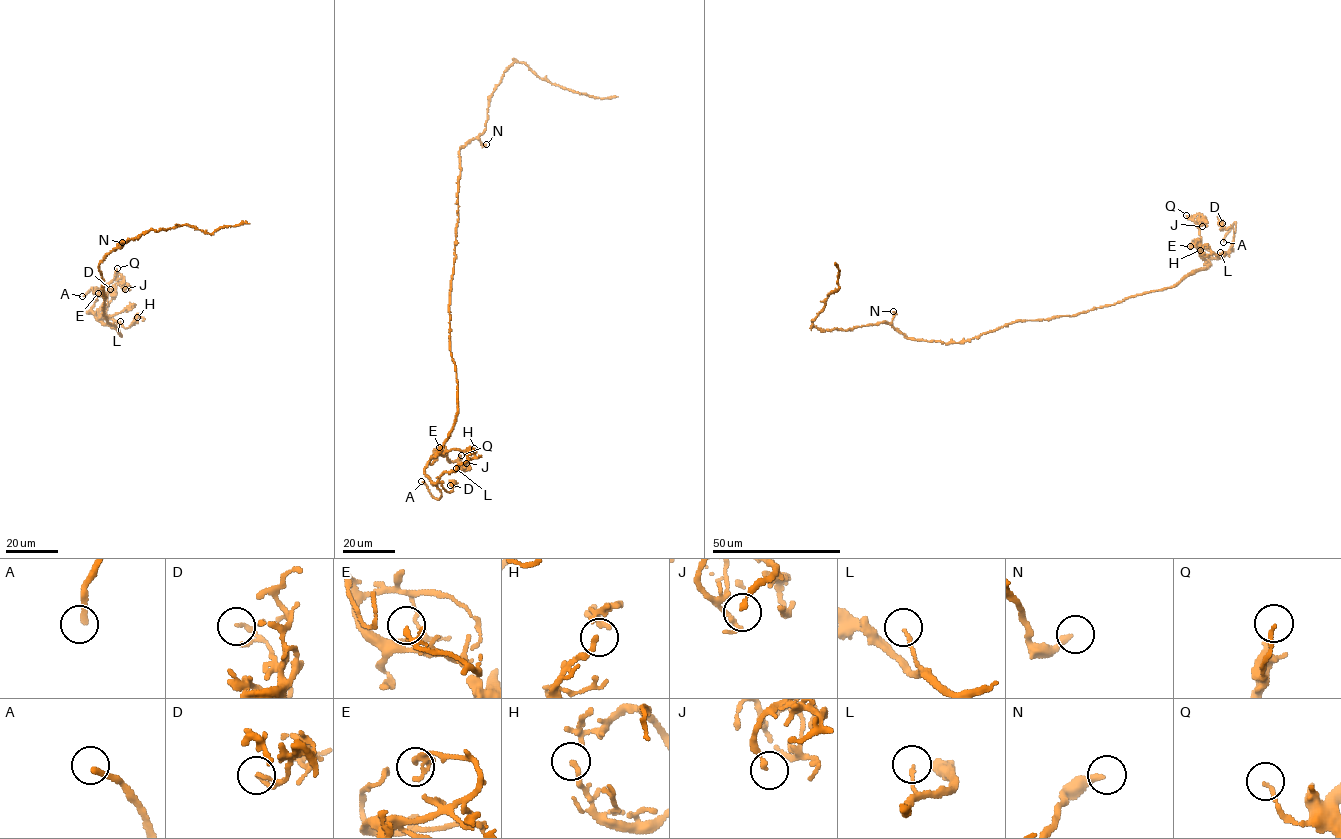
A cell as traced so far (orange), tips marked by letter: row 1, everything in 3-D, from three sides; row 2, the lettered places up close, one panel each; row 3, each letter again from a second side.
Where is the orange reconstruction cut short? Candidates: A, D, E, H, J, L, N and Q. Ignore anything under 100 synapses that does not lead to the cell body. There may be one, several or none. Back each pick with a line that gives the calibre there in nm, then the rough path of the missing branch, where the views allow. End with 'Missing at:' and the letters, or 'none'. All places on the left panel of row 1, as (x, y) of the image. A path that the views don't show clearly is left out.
A: 200 nm thick; missing branch runs (82, 296), (66, 326)
N: 240 nm thick; missing branch runs (122, 242), (143, 204), (163, 120), (149, 76), (176, 83), (179, 68), (169, 66), (185, 54)
Missing at: A, N

